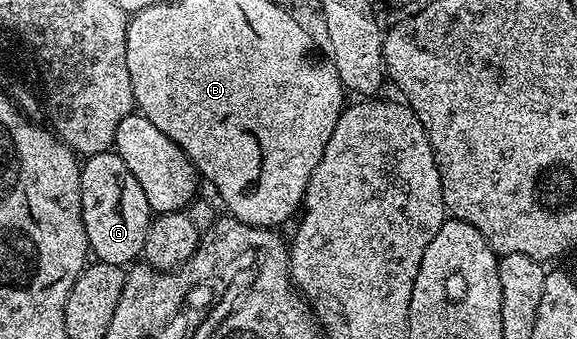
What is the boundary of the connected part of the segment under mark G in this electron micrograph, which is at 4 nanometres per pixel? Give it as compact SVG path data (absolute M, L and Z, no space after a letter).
M113 150L91 155L81 164L80 193L84 233L95 260L125 268L141 256L152 212L140 181L128 173L128 165Z

